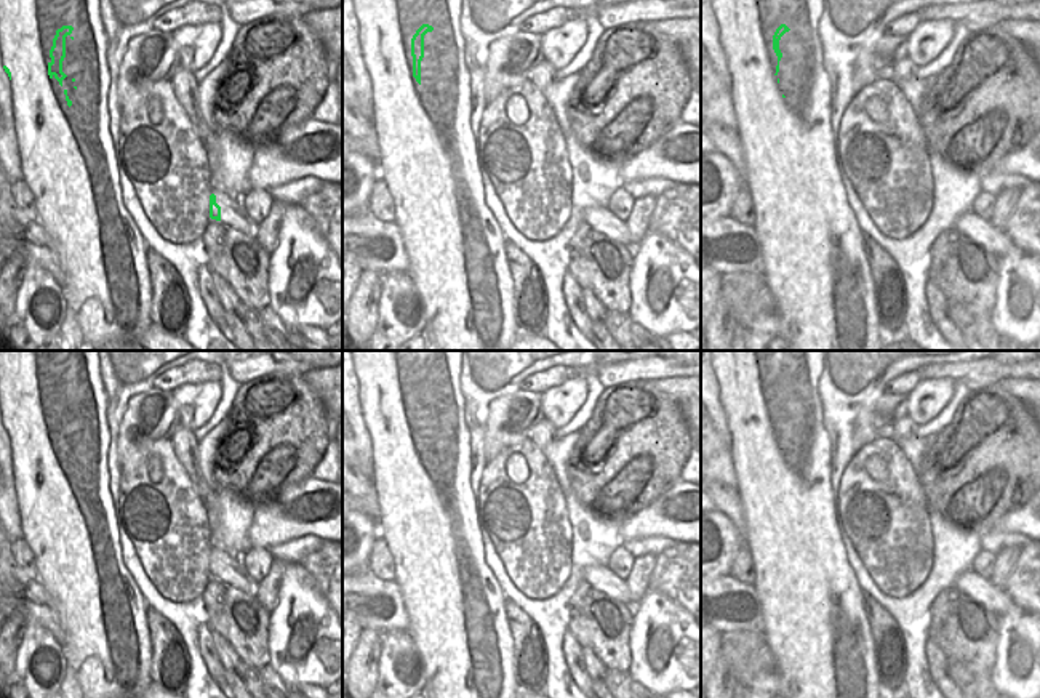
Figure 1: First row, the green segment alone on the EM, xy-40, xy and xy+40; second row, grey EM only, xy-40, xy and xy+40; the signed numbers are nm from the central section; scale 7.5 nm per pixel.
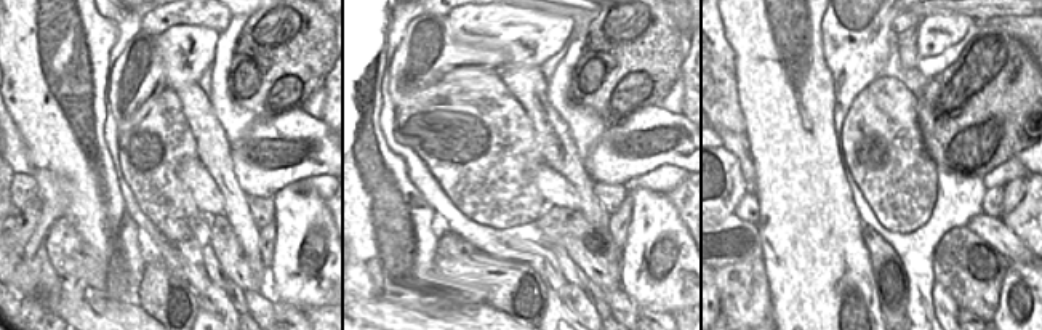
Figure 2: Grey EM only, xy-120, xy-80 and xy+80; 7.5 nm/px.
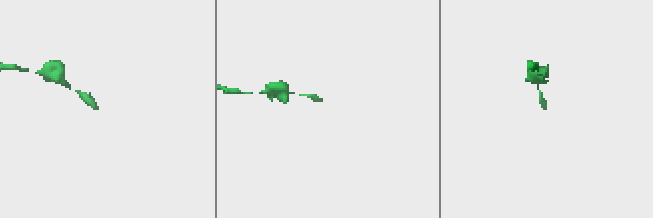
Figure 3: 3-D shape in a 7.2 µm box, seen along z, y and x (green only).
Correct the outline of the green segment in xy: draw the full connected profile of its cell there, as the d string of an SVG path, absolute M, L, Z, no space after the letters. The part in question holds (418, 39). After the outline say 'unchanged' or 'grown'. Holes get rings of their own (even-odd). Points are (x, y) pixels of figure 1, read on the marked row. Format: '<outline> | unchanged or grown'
M422 24L411 38L411 56L413 56L413 77L421 85L421 61L424 58L424 35L432 32L434 27Z | unchanged

